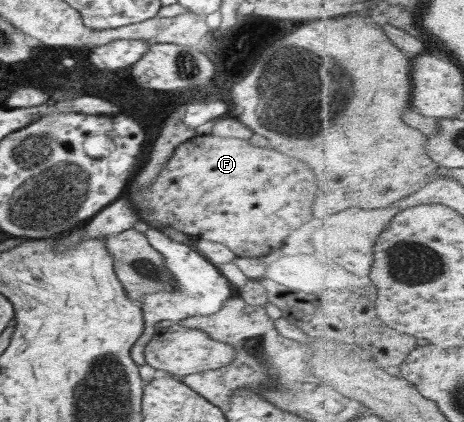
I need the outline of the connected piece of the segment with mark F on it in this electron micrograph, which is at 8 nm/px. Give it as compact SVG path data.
M211 134L196 135L174 150L174 153L159 173L159 176L155 180L152 180L144 190L135 192L134 184L130 183L126 194L134 202L134 207L141 220L149 224L153 229L170 226L199 242L211 240L223 244L227 246L236 257L261 256L261 254L267 254L271 248L279 248L277 244L281 244L285 236L289 236L297 226L301 226L301 224L305 224L307 220L311 220L311 202L313 202L313 198L315 198L315 194L317 194L317 178L315 178L315 174L311 172L311 168L309 168L305 162L295 160L295 158L289 158L289 156L281 156L281 154L277 154L277 152L273 152L273 150L265 150L265 148L265 146L257 147L251 145L248 140L230 140Z

